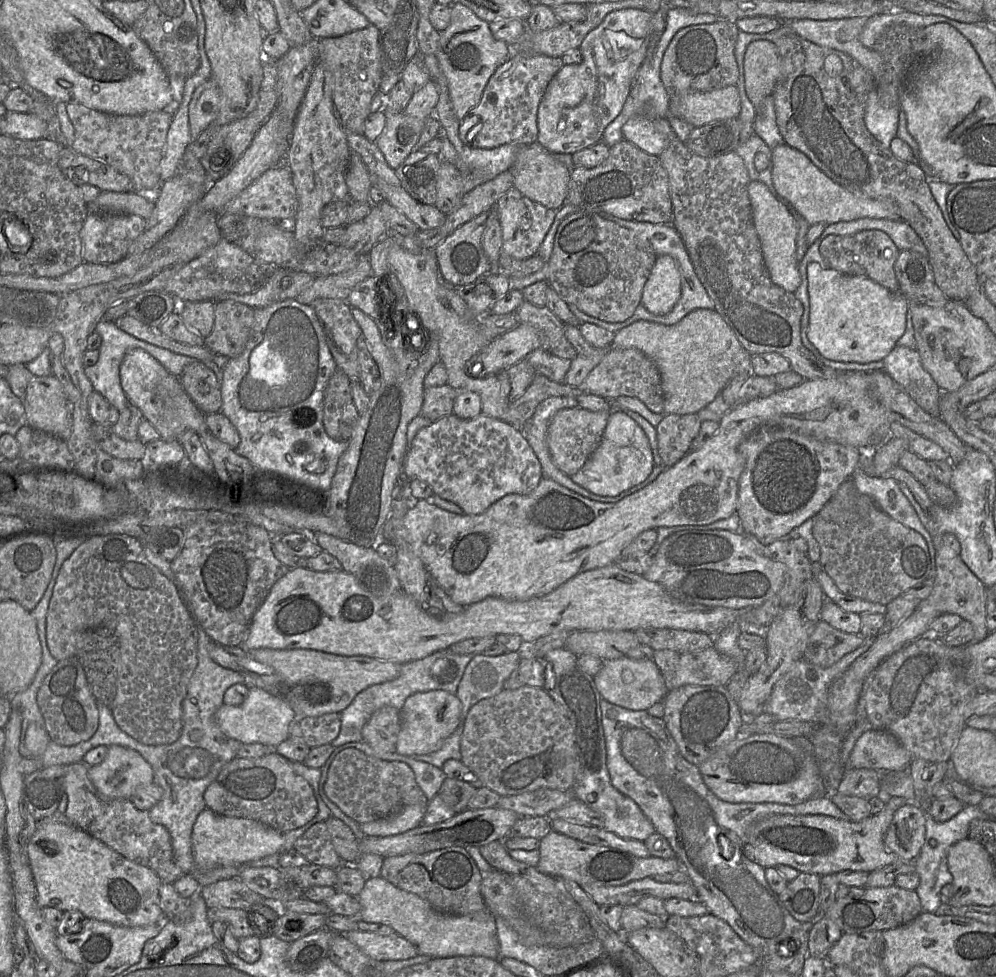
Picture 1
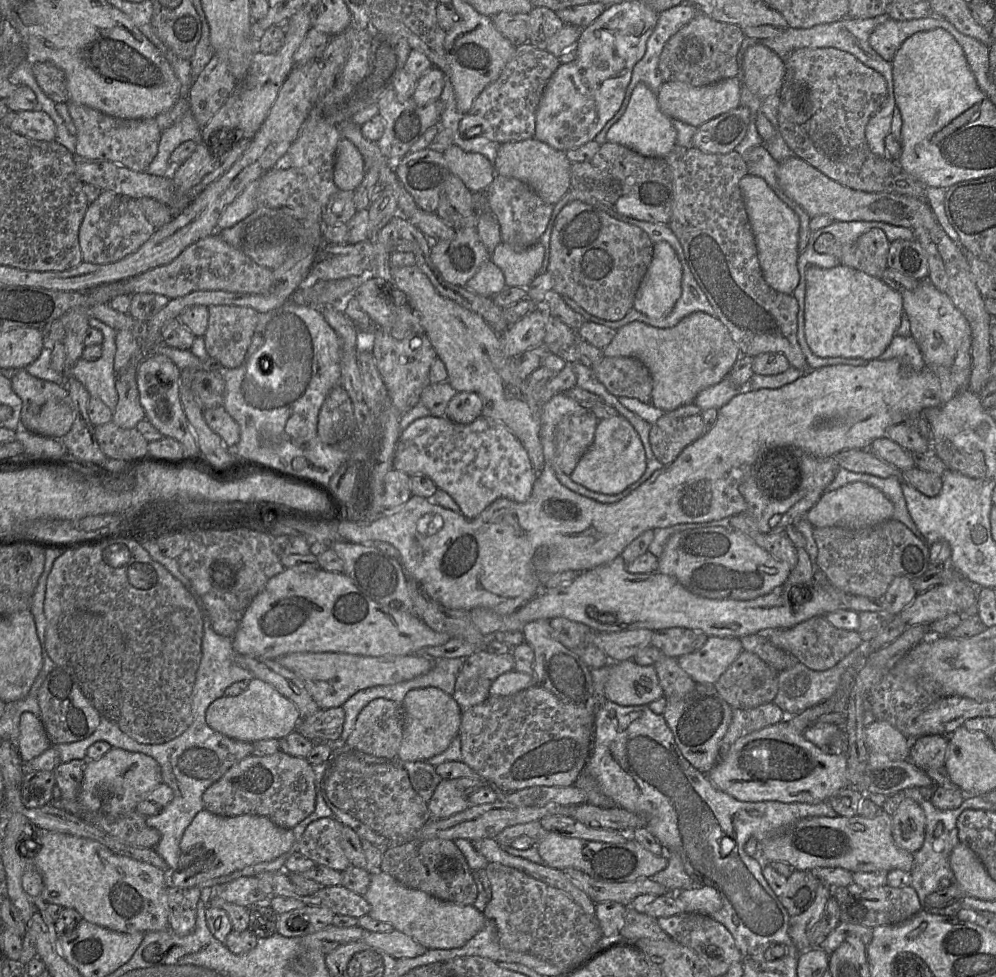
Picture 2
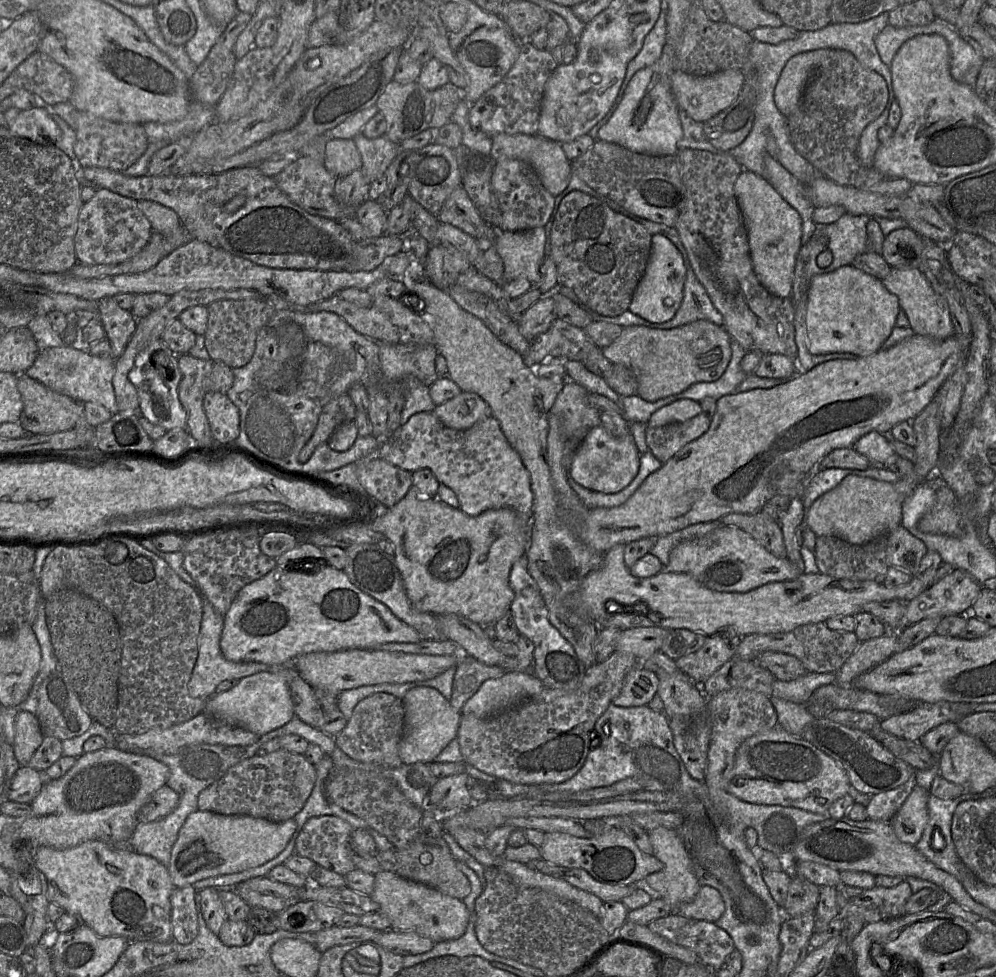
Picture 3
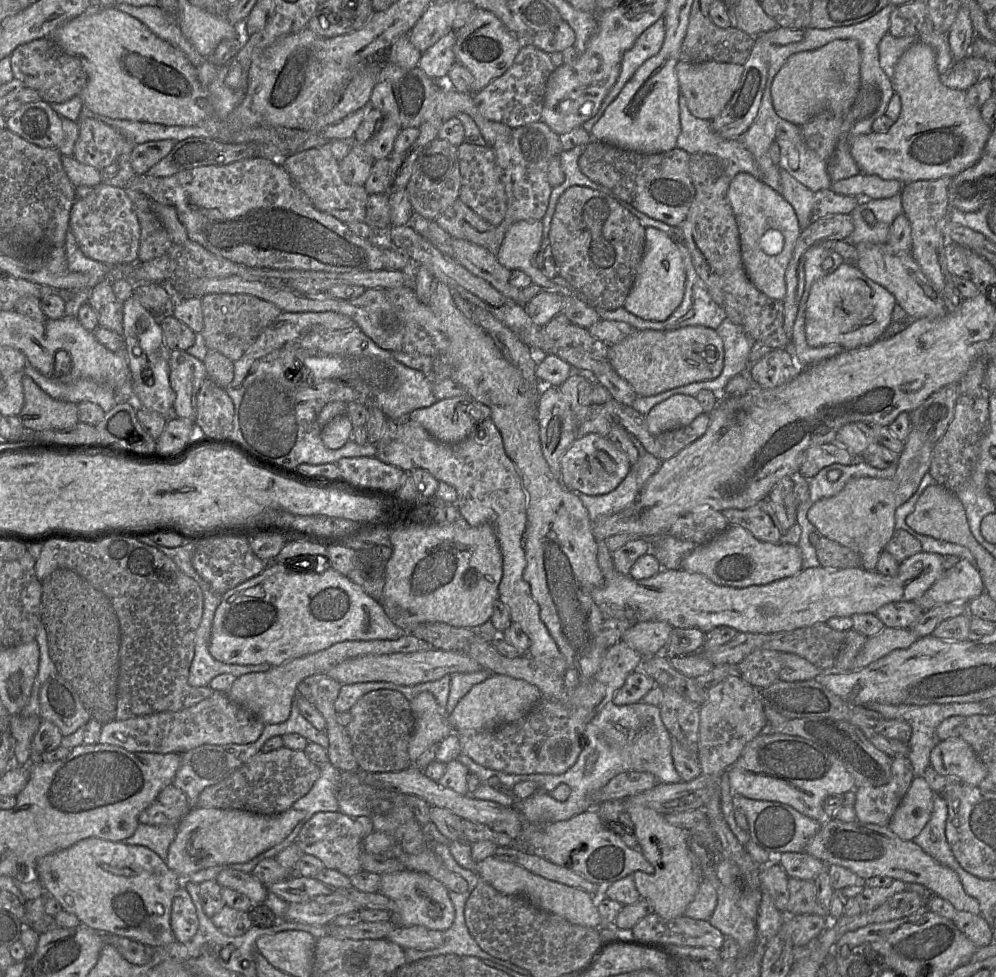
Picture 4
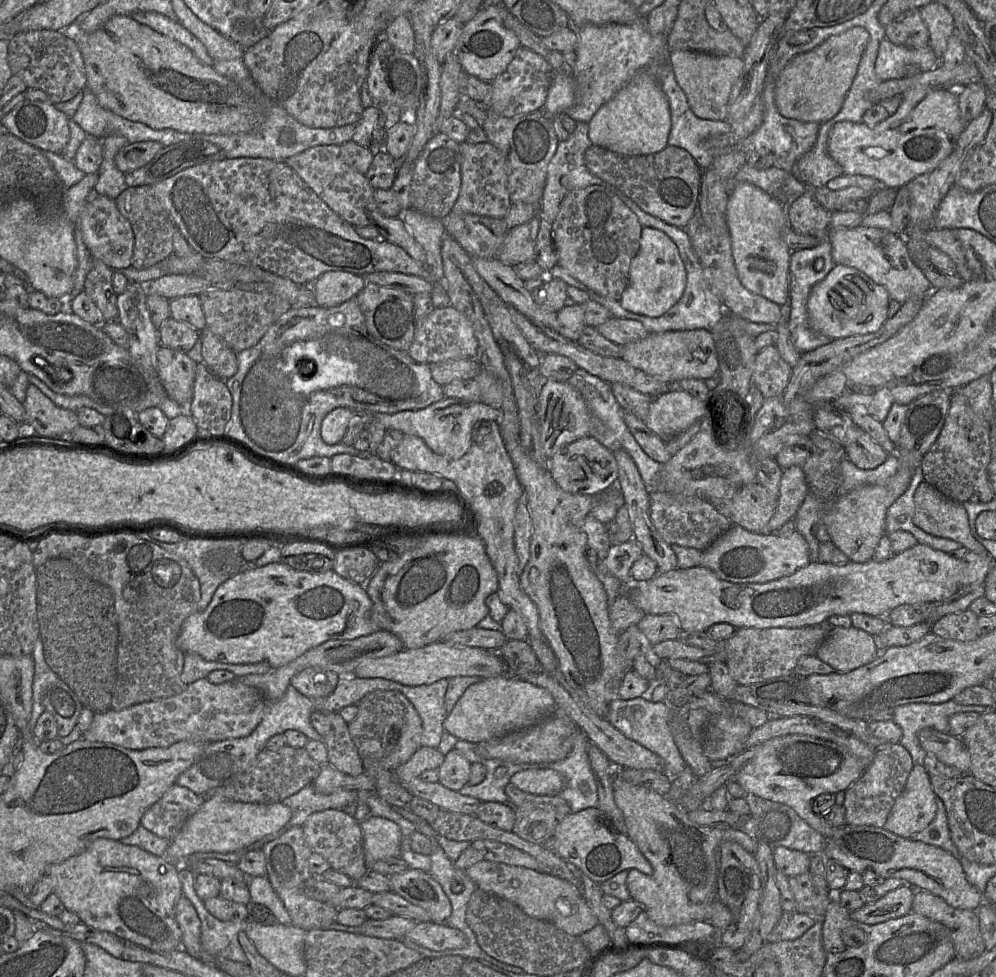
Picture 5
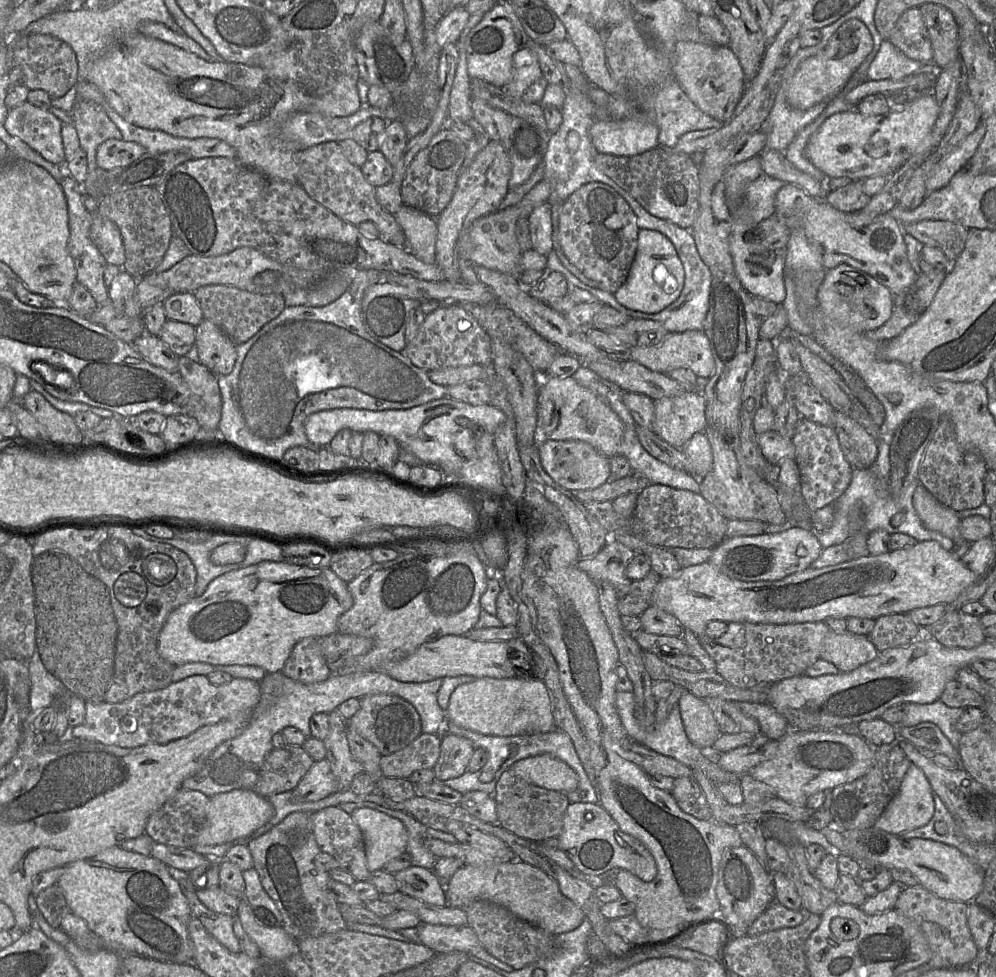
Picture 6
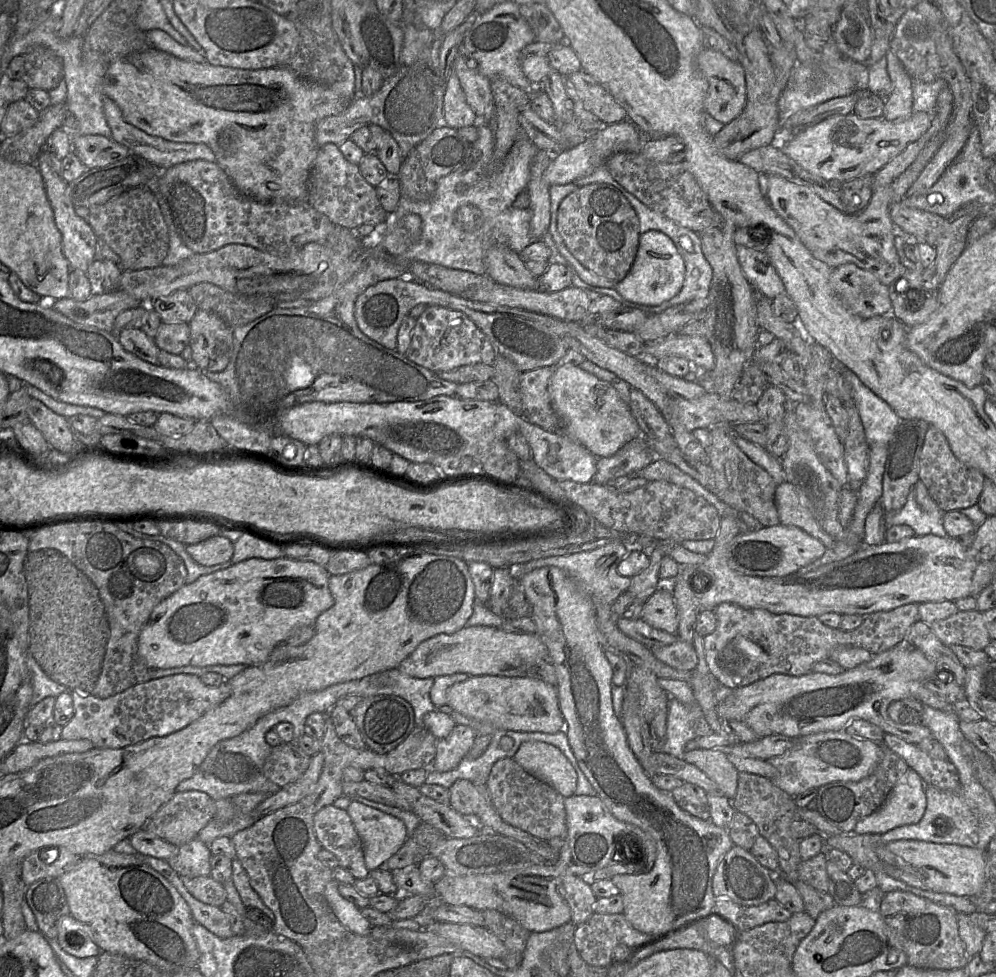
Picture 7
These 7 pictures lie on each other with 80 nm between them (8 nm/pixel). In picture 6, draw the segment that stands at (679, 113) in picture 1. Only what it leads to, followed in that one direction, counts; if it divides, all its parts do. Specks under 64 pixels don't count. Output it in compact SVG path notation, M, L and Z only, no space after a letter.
M679 41L674 50L673 61L673 73L691 101L703 113L727 123L746 87L743 68L730 47Z

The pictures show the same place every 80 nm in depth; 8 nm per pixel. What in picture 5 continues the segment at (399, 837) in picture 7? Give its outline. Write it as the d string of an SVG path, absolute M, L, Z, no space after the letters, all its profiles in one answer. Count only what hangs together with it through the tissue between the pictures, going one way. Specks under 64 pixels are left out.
M371 815L359 822L359 826L368 869L378 860L400 857L401 830L395 822Z

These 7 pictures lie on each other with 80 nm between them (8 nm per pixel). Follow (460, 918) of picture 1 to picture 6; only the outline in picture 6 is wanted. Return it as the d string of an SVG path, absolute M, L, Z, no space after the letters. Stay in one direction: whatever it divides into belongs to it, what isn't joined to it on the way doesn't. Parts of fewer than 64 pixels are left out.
M410 866L394 874L398 891L433 906L446 906L444 885L433 870Z

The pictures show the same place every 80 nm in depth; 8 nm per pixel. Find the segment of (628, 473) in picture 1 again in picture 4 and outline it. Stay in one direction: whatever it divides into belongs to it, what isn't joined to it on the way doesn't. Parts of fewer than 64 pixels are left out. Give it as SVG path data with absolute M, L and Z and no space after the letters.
M590 433L578 437L561 458L561 482L573 492L585 495L608 494L626 478L631 463L606 437Z

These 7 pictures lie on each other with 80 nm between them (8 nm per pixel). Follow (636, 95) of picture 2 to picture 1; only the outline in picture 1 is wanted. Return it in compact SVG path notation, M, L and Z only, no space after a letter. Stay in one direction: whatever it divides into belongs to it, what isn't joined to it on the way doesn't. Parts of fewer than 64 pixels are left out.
M635 114L622 128L623 140L657 157L664 151L671 133L674 132L668 118L652 119L644 114Z

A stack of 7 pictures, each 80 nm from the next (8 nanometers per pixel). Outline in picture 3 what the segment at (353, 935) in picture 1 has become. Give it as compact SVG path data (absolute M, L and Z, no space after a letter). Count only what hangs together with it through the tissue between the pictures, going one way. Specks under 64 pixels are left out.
M390 929L378 933L372 940L379 946L395 954L415 955L430 951L435 943L413 931Z

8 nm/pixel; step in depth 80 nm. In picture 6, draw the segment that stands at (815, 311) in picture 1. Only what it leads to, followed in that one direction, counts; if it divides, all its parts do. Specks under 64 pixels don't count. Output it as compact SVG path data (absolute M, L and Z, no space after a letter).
M840 264L827 270L817 291L820 310L834 322L867 333L881 327L893 311L893 295L890 290L862 270Z

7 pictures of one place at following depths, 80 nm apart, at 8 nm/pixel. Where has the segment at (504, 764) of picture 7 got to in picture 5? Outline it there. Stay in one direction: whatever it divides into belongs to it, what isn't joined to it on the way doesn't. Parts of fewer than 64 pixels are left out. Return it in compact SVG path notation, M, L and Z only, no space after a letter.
M511 782L504 791L515 814L512 832L535 844L552 838L557 825L571 813L569 805L559 795L527 793Z

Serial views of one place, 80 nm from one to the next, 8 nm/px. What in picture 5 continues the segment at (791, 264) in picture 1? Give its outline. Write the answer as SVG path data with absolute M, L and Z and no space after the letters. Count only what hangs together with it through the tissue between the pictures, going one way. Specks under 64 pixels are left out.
M740 182L729 195L726 221L735 267L743 286L780 306L784 305L789 295L791 255L782 238L782 231L788 225L786 203L749 182Z

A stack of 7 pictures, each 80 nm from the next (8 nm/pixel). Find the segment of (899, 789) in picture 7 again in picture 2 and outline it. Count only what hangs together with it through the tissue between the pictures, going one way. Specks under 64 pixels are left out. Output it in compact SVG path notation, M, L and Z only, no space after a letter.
M905 798L892 816L892 836L900 848L914 854L924 843L926 815L913 799Z

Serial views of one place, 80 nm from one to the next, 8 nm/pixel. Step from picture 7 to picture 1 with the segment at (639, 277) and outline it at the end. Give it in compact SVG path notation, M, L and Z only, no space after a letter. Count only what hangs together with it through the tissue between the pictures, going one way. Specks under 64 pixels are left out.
M657 255L644 285L641 303L655 315L667 314L681 294L681 278L676 261L669 255Z

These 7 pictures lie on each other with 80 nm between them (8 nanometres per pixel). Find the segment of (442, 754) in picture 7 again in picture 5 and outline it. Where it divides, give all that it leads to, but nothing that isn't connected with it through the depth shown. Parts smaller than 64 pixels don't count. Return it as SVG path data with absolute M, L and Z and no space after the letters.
M452 749L439 767L438 782L451 790L459 791L468 784L471 765L459 750Z

